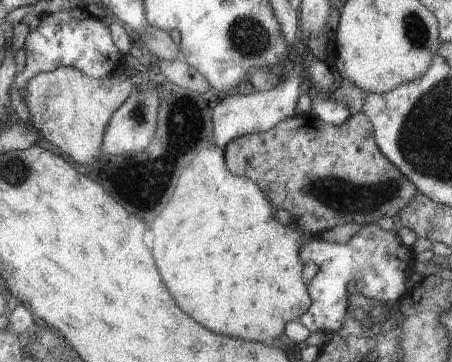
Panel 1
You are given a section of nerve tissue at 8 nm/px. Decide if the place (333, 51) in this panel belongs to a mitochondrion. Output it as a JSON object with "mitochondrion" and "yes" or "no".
{"mitochondrion":"no"}

